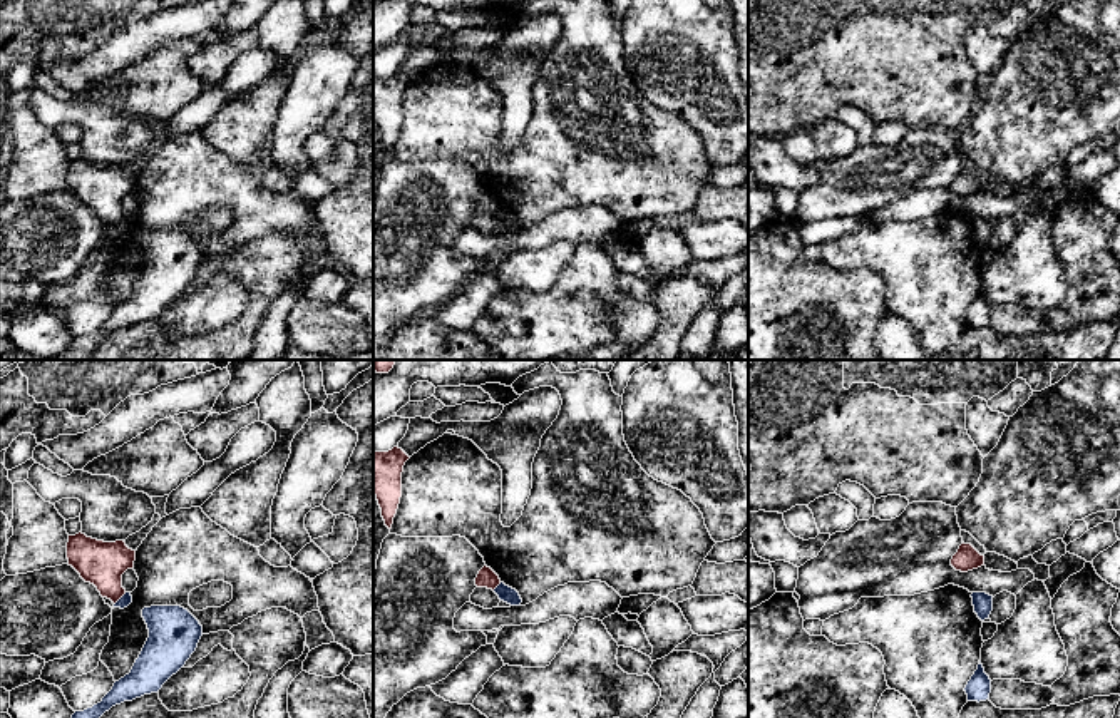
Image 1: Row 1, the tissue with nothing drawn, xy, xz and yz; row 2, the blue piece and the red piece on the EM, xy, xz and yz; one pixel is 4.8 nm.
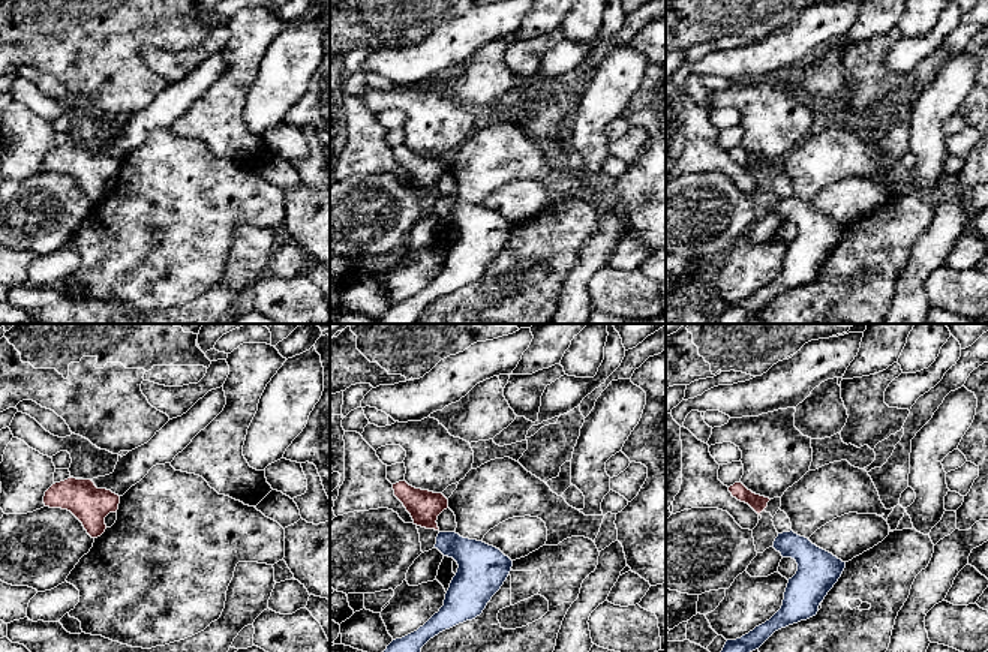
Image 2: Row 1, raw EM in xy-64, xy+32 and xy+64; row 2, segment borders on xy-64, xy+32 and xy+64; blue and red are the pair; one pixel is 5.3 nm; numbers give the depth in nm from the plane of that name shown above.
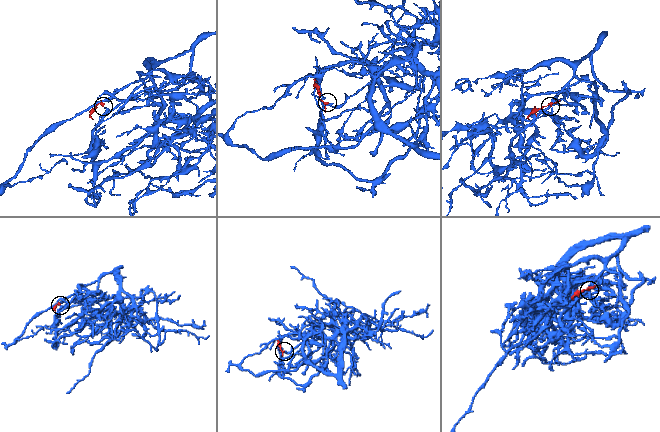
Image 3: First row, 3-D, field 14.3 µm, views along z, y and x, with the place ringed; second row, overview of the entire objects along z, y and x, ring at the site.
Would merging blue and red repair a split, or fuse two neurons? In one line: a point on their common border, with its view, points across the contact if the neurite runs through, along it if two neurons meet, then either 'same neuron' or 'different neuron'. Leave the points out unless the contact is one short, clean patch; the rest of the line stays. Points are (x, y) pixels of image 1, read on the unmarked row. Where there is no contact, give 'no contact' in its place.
xy (119, 225) | along xy (126, 218), (114, 230) | different neuron

